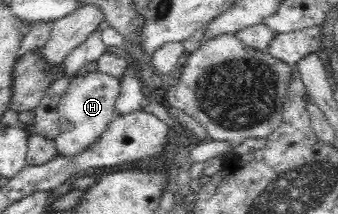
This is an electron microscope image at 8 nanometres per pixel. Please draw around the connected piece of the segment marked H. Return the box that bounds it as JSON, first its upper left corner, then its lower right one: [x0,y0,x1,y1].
[55,69,120,155]

